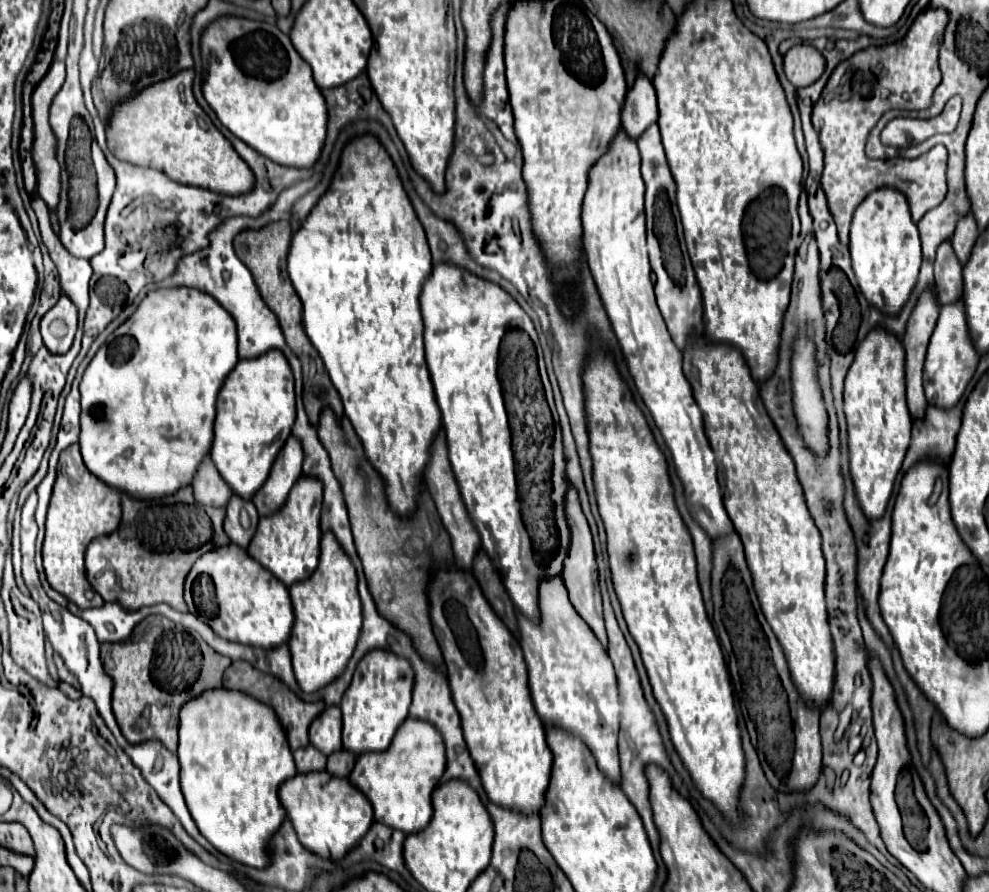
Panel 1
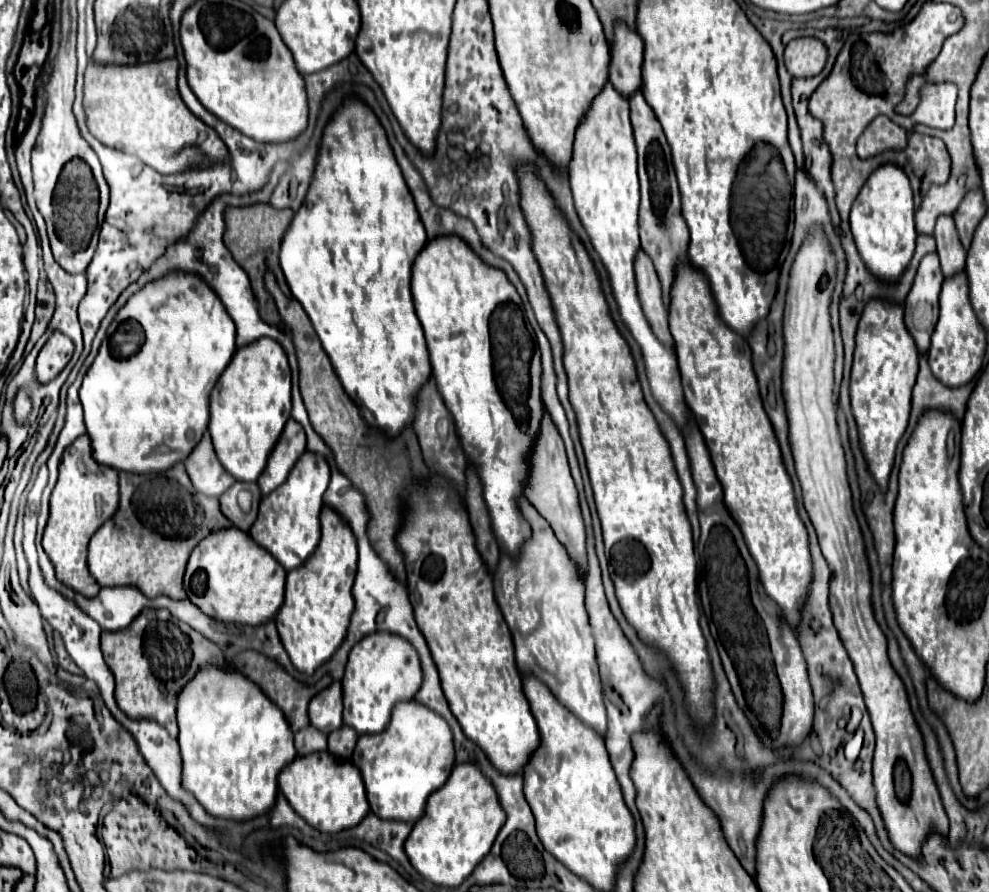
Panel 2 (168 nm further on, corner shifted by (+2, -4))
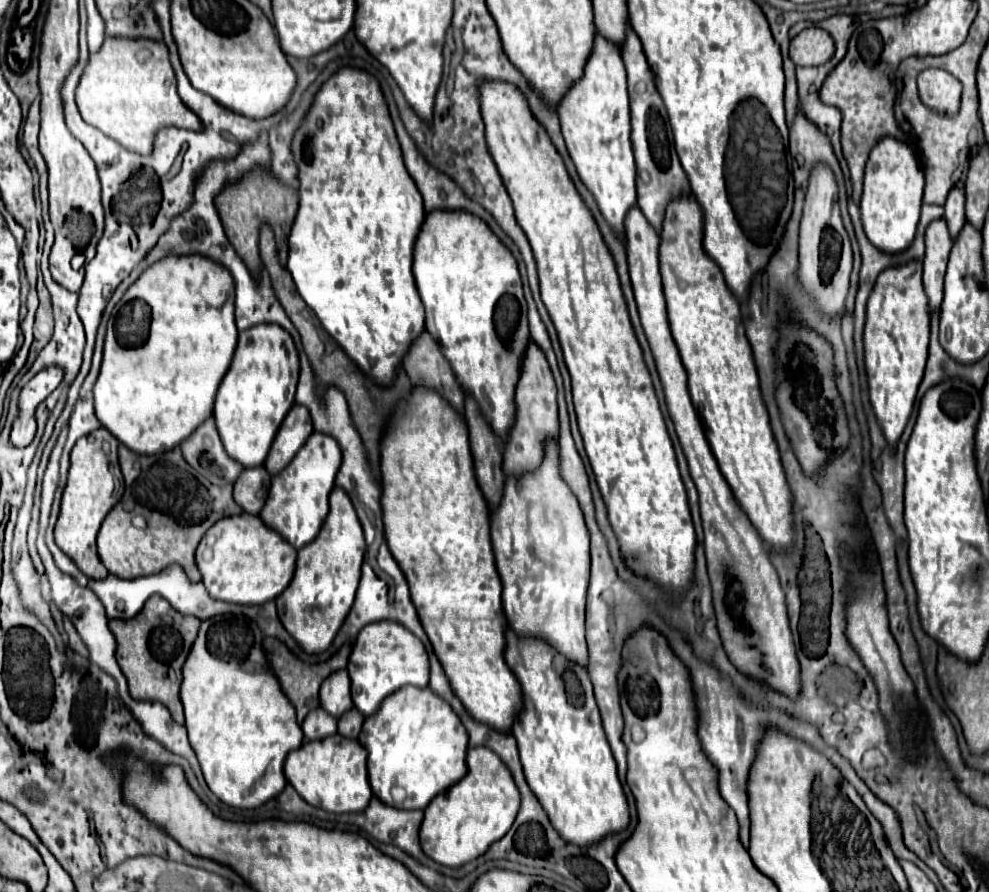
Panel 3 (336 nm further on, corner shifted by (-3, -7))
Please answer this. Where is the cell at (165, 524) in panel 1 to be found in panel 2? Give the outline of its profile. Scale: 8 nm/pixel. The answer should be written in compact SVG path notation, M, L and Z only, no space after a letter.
M177 463L163 475L119 473L119 489L121 501L117 513L113 515L113 519L105 521L105 525L101 525L89 541L87 565L91 575L101 587L137 587L149 599L155 599L159 595L167 595L175 601L187 599L187 593L183 589L183 573L191 551L209 533L231 527L231 523L219 511L219 499L195 493L183 463Z

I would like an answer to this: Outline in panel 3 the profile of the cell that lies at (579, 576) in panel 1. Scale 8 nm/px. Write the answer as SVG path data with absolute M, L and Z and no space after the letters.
M530 340L530 346L526 346L526 358L522 358L522 374L518 378L514 402L516 402L516 422L510 428L504 446L504 472L524 474L540 466L544 456L544 440L558 438L556 386L546 354L534 340Z

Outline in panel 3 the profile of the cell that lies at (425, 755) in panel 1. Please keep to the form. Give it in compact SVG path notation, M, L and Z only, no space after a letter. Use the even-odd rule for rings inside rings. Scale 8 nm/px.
M402 686L402 690L390 694L386 702L382 702L382 710L374 714L374 718L366 718L362 726L362 734L358 736L360 744L368 750L368 782L372 792L388 806L404 808L404 810L424 810L428 802L456 784L466 772L466 750L468 750L468 734L462 726L458 714L450 710L448 702L442 702L438 694L434 694L428 686L418 690L416 686ZM402 788L404 798L396 798L394 790Z

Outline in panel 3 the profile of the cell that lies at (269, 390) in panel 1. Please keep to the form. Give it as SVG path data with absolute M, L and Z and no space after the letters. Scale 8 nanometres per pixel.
M264 324L240 332L232 364L216 394L214 418L226 452L242 466L264 464L284 416L294 406L298 370L294 340L282 326Z

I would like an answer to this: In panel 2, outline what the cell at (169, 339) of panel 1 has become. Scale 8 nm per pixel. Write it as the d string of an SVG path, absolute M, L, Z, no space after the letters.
M173 273L173 275L167 275L165 279L161 279L159 283L153 281L153 283L145 285L115 315L115 319L111 323L111 329L107 333L107 339L101 343L99 353L97 353L93 365L87 369L87 373L83 377L83 385L79 389L81 405L83 405L83 411L85 411L85 427L87 427L87 435L91 439L91 455L93 455L93 459L99 465L113 467L117 471L137 473L137 475L161 473L161 471L167 471L169 467L185 461L189 457L189 453L193 451L193 447L201 441L203 433L207 431L207 425L209 425L209 393L215 387L219 375L229 365L233 353L235 353L235 323L229 317L229 313L225 311L219 297L209 289L209 285L205 281L201 281L197 275Z

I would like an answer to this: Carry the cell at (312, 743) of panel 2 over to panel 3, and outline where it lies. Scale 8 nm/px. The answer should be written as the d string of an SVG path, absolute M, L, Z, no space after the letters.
M318 706L304 718L302 730L304 730L306 740L320 740L320 738L336 734L336 724L338 724L338 720L330 714L326 714L326 710L320 710L320 706Z

